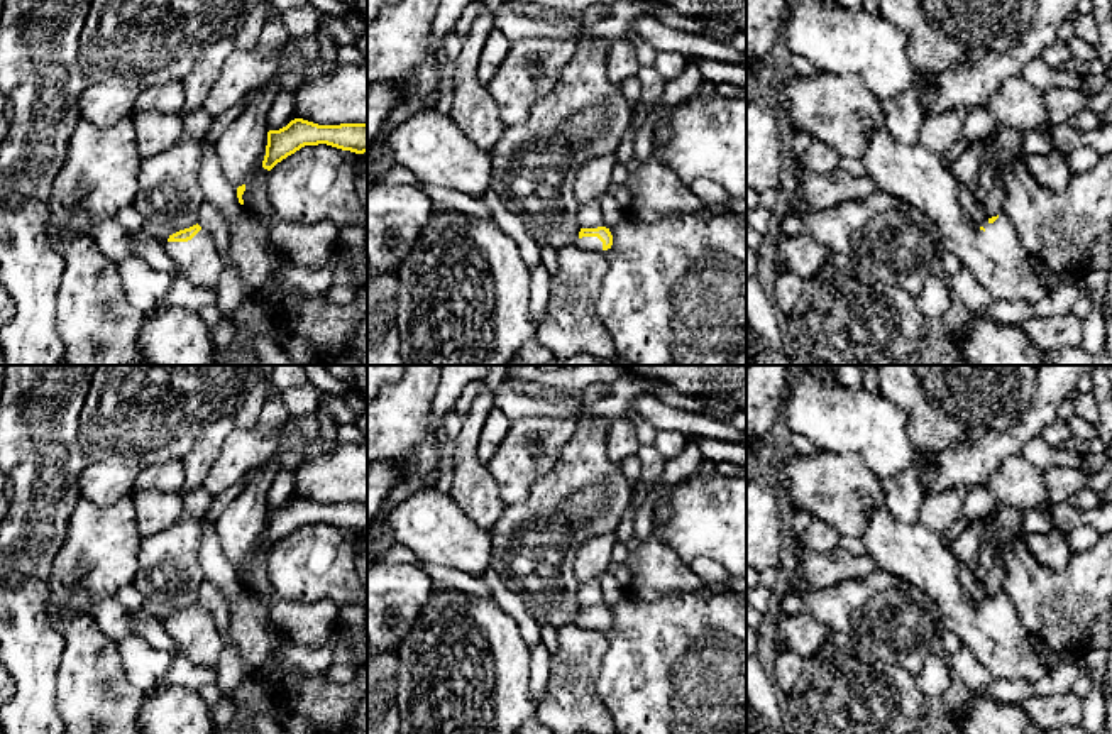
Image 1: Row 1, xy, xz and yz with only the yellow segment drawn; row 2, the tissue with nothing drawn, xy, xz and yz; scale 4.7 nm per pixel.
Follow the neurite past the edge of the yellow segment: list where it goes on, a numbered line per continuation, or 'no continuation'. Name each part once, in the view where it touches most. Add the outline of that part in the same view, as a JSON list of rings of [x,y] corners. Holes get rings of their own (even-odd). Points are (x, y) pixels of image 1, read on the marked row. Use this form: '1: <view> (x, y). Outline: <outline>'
1: xy (198, 261). Outline: [[[205,228],[188,242],[166,242],[164,250],[178,266],[179,276],[188,282],[205,289],[217,289],[223,260]]]

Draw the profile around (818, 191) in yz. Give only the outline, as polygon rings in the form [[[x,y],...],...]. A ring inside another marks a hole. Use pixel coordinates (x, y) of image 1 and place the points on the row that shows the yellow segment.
[[[841,167],[824,174],[806,171],[792,193],[790,211],[794,211],[795,196],[814,213],[843,201],[868,198],[878,191],[880,188],[868,174],[855,178]]]

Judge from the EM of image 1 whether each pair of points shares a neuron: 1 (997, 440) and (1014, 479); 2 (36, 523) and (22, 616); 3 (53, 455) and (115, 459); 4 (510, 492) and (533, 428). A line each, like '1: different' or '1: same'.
1: different
2: same
3: different
4: same

